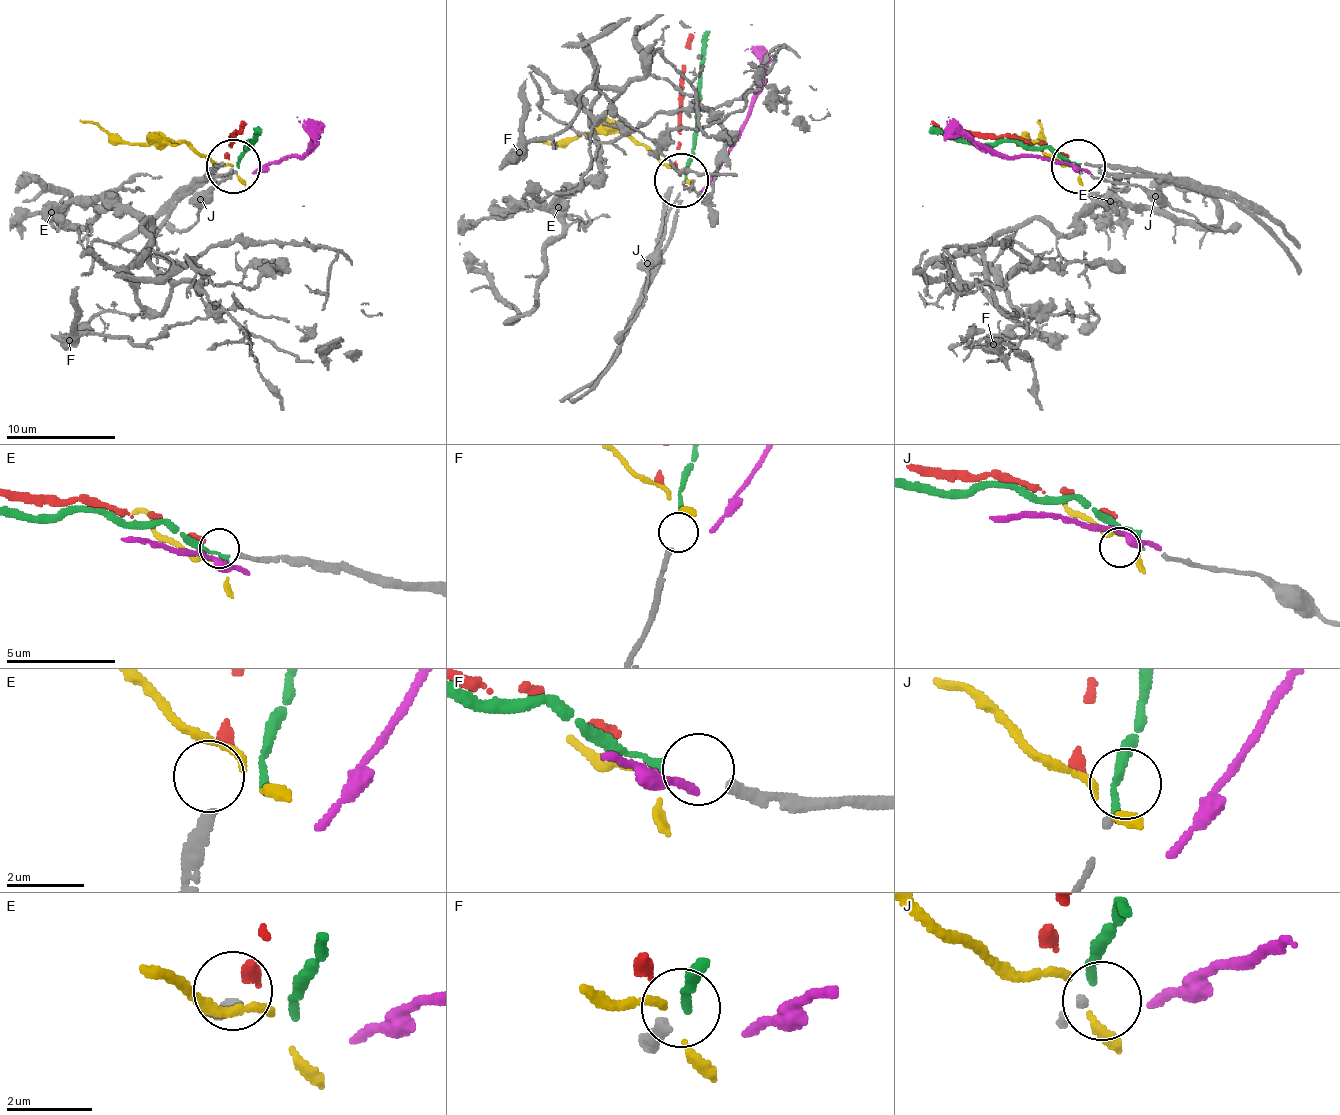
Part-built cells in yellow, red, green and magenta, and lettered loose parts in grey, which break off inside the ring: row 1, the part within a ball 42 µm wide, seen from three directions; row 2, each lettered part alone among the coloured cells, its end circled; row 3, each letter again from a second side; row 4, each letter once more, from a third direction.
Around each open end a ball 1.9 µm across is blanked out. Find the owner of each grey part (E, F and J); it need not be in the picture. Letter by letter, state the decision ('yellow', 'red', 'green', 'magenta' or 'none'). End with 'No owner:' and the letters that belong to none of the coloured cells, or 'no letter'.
E: red
F: green
J: none
No owner: J

